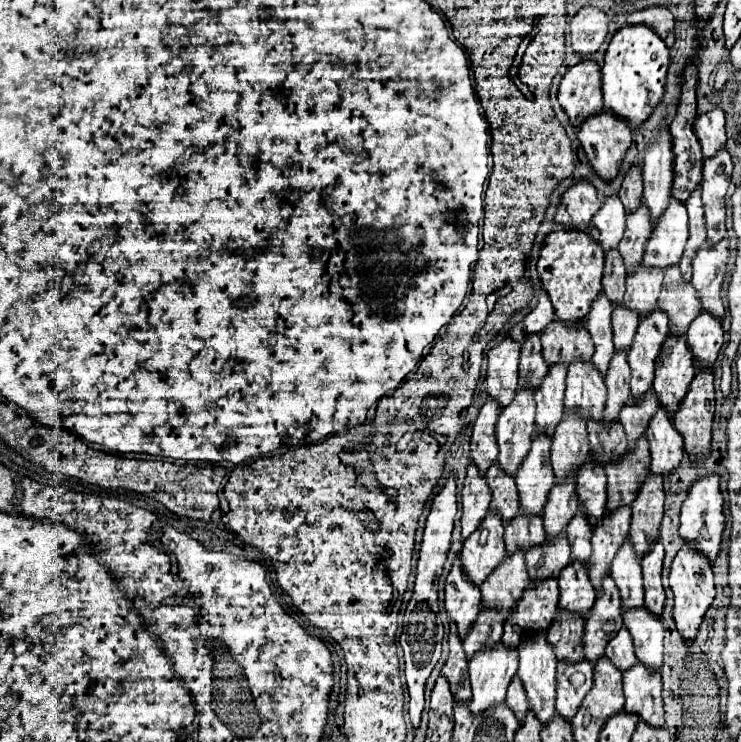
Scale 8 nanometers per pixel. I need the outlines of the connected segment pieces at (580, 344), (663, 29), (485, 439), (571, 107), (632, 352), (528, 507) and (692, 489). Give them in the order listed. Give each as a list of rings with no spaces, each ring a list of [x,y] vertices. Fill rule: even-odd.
[[[553,319],[553,323],[549,323],[541,333],[541,343],[549,365],[557,361],[569,363],[573,359],[589,359],[593,355],[593,341],[585,323],[581,323],[581,327],[573,327],[573,323],[565,325],[561,319]]]
[[[653,5],[653,7],[633,11],[629,13],[627,23],[647,23],[667,43],[667,47],[671,47],[675,41],[675,33],[673,33],[675,21],[673,21],[673,13],[669,11],[669,7]]]
[[[487,399],[487,403],[479,409],[473,435],[471,435],[471,461],[479,467],[481,473],[489,469],[489,465],[497,459],[497,439],[495,439],[495,423],[501,407],[497,407],[497,399]]]
[[[591,59],[569,67],[561,79],[557,97],[571,125],[581,125],[587,117],[601,113],[601,67]]]
[[[659,307],[645,315],[639,323],[635,339],[629,349],[629,367],[631,367],[631,395],[639,399],[645,391],[649,391],[653,383],[653,367],[655,357],[659,353],[661,343],[669,333],[669,317]]]
[[[535,433],[529,453],[525,455],[521,469],[517,469],[515,483],[519,491],[521,509],[527,515],[541,515],[547,495],[555,483],[555,475],[549,463],[551,437],[545,433]]]
[[[709,473],[705,477],[701,477],[699,481],[693,481],[689,485],[689,489],[687,489],[687,497],[685,497],[683,507],[681,507],[679,535],[683,537],[683,541],[691,541],[691,543],[699,545],[697,549],[701,553],[705,553],[711,563],[713,563],[715,555],[719,553],[721,533],[723,533],[723,525],[725,525],[725,517],[723,517],[723,495],[721,495],[719,483],[721,483],[721,477],[717,473]]]

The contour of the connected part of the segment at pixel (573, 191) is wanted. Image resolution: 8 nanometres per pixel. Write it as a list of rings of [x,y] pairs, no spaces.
[[[581,179],[561,195],[561,201],[555,213],[555,221],[565,227],[587,229],[591,217],[595,215],[599,207],[601,203],[597,199],[597,191],[593,183],[587,179]]]

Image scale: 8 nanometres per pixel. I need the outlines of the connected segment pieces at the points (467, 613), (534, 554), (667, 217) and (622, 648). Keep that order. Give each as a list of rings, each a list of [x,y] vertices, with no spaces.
[[[457,555],[447,575],[445,609],[449,617],[457,623],[459,637],[465,637],[471,623],[477,619],[479,605],[481,605],[481,591],[479,587],[473,587],[469,579],[465,579],[465,571],[461,571],[461,557]]]
[[[561,533],[555,539],[545,539],[545,543],[537,547],[529,547],[529,551],[525,553],[525,559],[527,559],[531,581],[557,577],[559,571],[565,567],[565,563],[571,561],[567,535]]]
[[[669,199],[669,207],[657,219],[645,245],[643,263],[649,267],[669,267],[679,263],[687,241],[687,211],[677,199]]]
[[[621,627],[621,631],[617,631],[613,635],[613,639],[607,643],[605,647],[605,655],[615,663],[617,669],[625,671],[629,669],[631,665],[635,665],[637,657],[635,657],[635,651],[633,651],[633,639],[629,635],[629,629],[627,627]]]

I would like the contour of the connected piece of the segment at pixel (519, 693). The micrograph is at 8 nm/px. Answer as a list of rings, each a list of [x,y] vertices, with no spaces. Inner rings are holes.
[[[517,677],[511,681],[511,685],[509,685],[509,689],[507,689],[507,699],[505,699],[505,703],[515,711],[515,715],[517,715],[519,721],[525,719],[525,713],[527,713],[527,709],[529,709],[529,701],[525,699],[525,689],[521,687],[521,681],[519,681]]]

